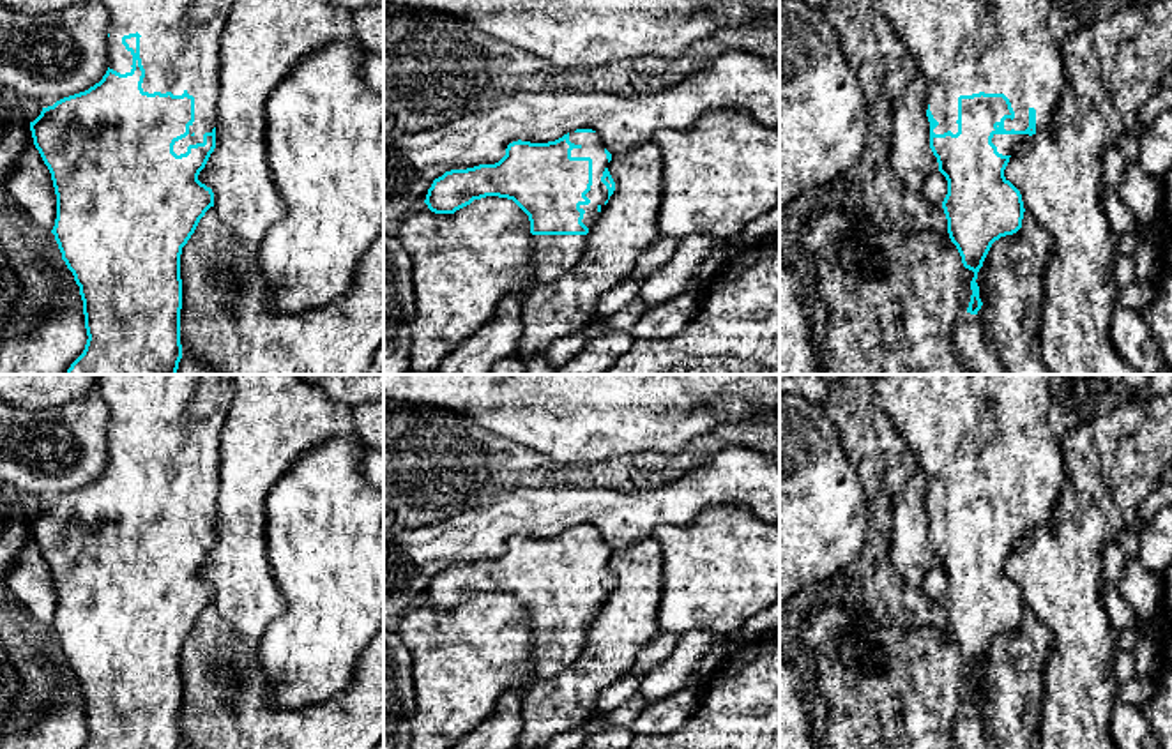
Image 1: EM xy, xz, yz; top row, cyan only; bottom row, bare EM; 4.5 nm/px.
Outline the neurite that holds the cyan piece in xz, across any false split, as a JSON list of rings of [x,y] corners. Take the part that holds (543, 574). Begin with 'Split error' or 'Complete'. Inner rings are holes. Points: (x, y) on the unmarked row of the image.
Split error. [[[576,525],[548,539],[513,537],[495,560],[451,565],[435,574],[424,599],[435,609],[454,609],[474,595],[498,592],[513,595],[530,617],[530,662],[537,680],[559,675],[580,655],[589,624],[615,586],[608,567],[612,549],[592,525]]]

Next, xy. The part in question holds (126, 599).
Split error. [[[97,374],[94,394],[97,394],[110,408],[110,463],[106,470],[88,486],[64,493],[53,502],[42,503],[41,511],[30,518],[34,541],[51,569],[57,590],[57,615],[51,629],[55,631],[62,655],[80,682],[85,724],[88,731],[83,749],[182,749],[180,650],[200,615],[210,602],[214,602],[214,588],[198,576],[198,571],[216,544],[219,442],[223,424],[232,406],[232,397],[235,394],[233,378],[232,374]]]

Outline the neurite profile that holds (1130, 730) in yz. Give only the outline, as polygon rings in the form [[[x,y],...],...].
[[[1115,701],[1110,733],[1117,749],[1161,749],[1149,721],[1135,705]]]

